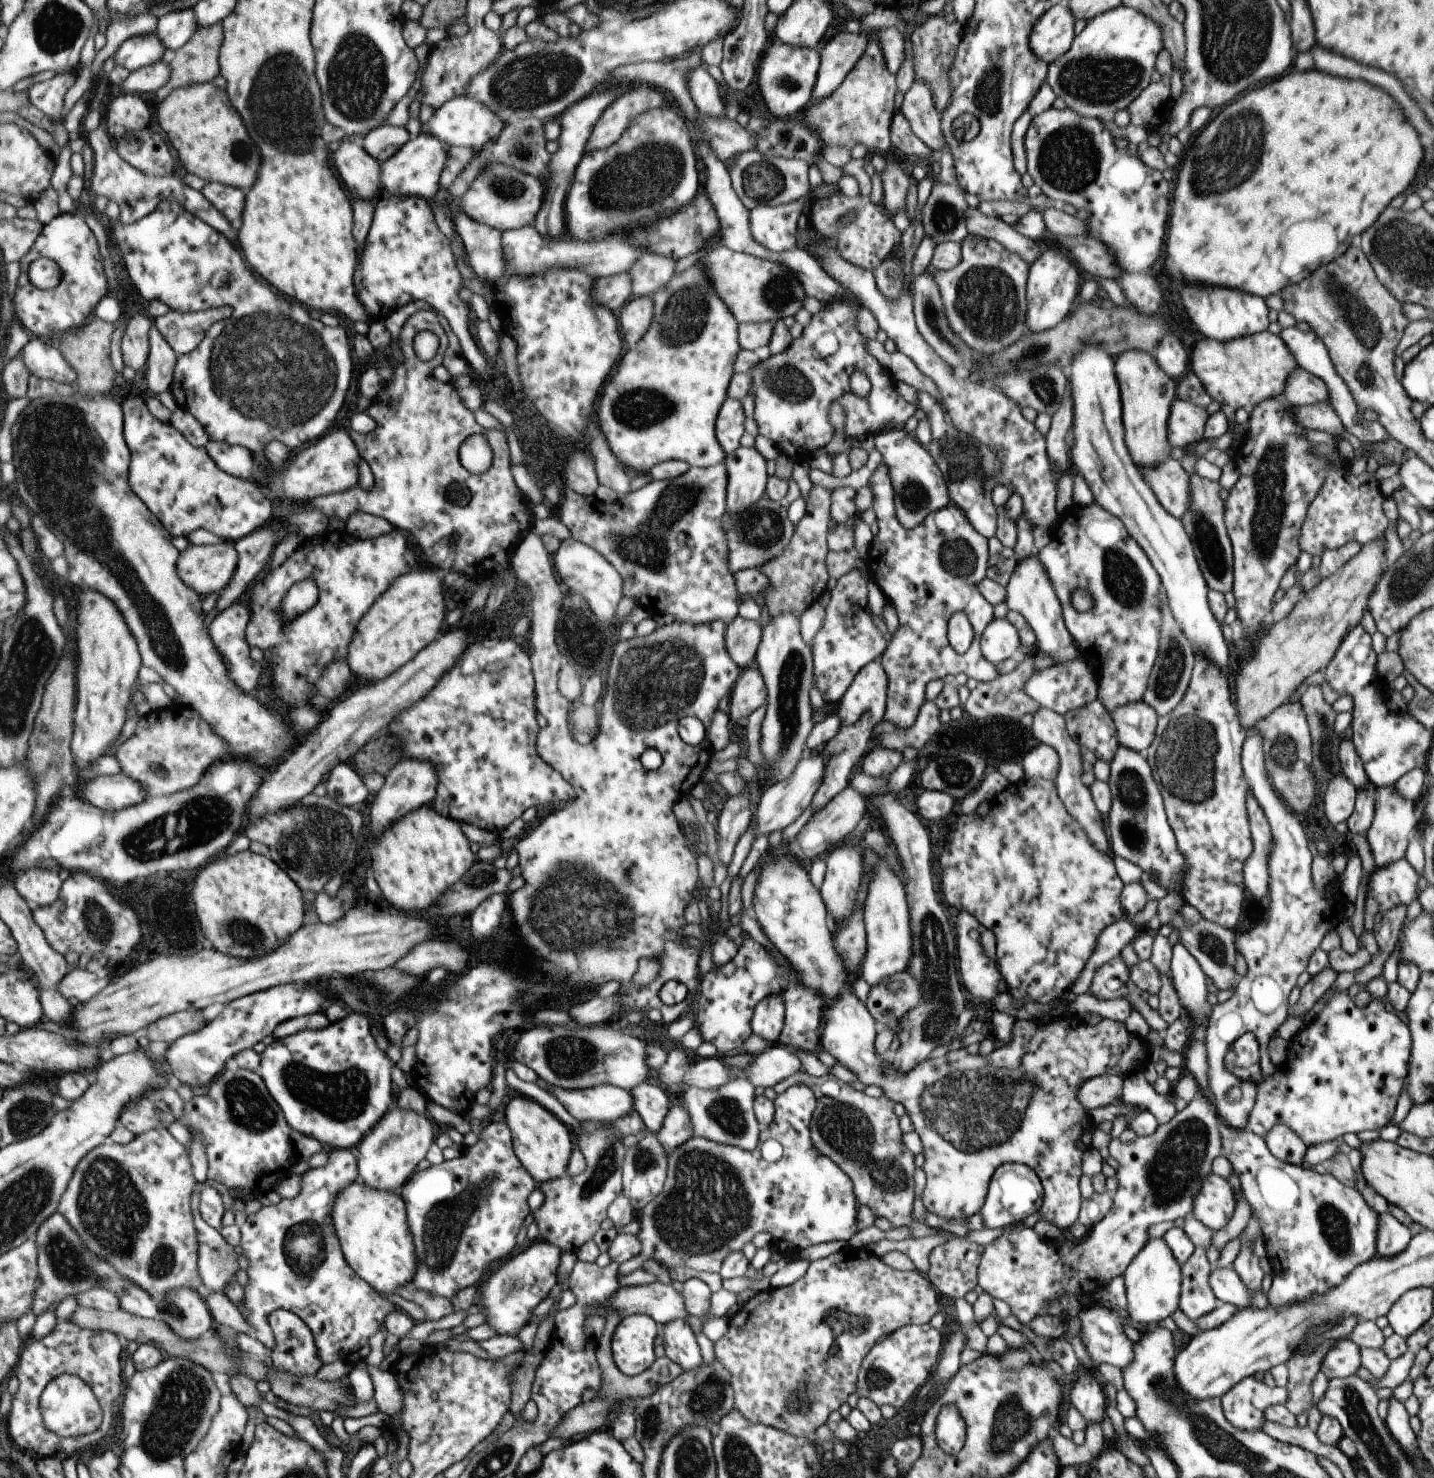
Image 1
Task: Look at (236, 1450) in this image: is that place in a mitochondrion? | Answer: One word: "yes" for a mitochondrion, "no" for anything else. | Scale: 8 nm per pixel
no

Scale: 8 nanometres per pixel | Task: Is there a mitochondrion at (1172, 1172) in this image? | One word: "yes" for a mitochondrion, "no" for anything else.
yes

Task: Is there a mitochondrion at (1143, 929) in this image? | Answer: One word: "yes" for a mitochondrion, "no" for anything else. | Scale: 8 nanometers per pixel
no

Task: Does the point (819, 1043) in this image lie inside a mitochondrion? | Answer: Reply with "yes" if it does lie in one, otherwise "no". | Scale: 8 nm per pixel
no

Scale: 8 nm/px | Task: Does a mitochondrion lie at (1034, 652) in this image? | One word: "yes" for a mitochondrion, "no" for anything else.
no

